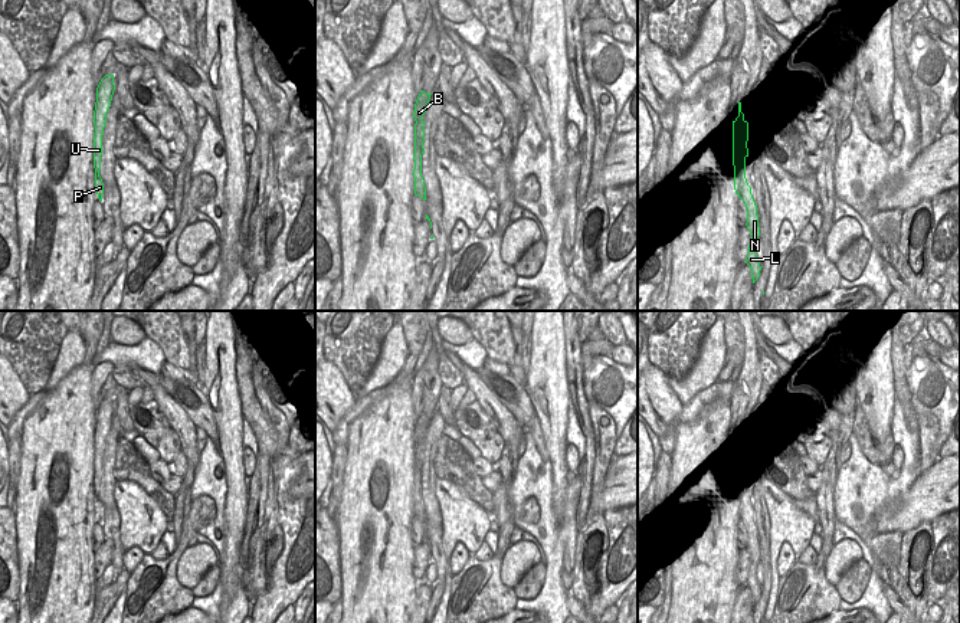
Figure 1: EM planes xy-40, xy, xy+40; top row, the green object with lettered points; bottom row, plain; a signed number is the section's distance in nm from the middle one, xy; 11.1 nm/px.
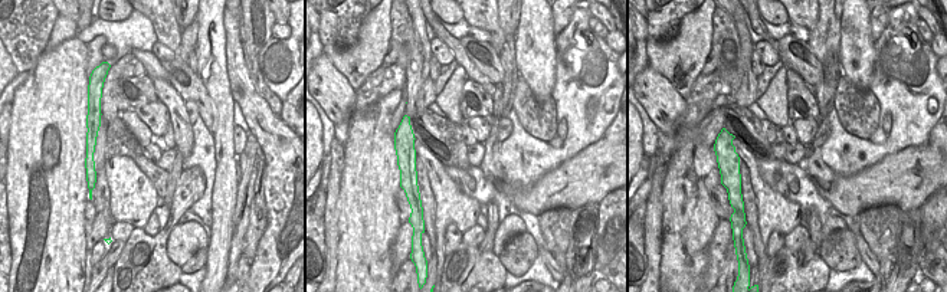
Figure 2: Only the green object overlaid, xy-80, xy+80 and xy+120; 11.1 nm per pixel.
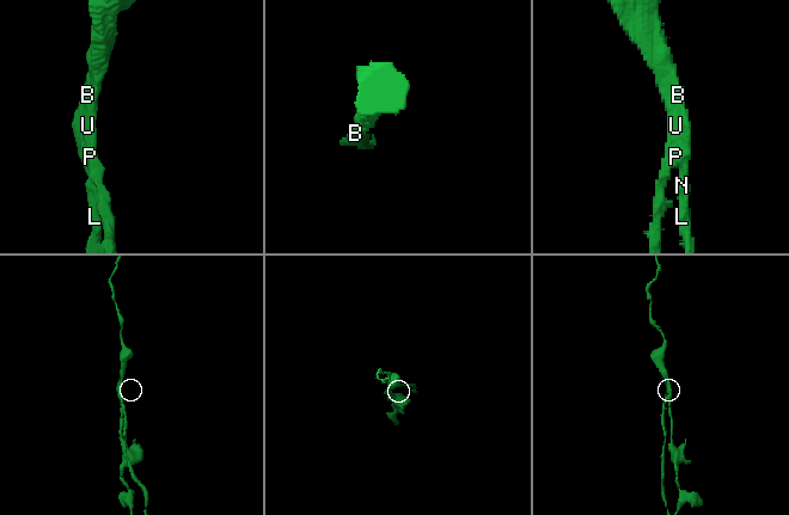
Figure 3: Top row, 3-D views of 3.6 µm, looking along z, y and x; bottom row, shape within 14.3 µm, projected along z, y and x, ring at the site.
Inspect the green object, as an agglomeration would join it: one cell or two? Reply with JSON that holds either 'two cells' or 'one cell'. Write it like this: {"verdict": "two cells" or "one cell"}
{"verdict": "two cells"}

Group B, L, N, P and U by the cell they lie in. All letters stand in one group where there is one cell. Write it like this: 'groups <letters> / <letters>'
groups B U / L N P

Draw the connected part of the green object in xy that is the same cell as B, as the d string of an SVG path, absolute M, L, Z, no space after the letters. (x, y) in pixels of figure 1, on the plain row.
M420 413L415 426L413 440L416 443L415 458L417 459L417 473L416 473L417 491L420 491L420 465L425 463L425 443L422 440L426 435L430 417L432 416L426 416L425 413Z

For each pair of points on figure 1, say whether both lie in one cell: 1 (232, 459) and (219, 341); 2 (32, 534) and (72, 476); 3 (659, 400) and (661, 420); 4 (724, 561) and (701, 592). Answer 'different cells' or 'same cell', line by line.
1: same cell
2: same cell
3: same cell
4: same cell

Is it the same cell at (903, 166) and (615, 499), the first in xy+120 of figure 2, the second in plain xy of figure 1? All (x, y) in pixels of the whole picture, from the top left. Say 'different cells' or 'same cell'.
same cell

